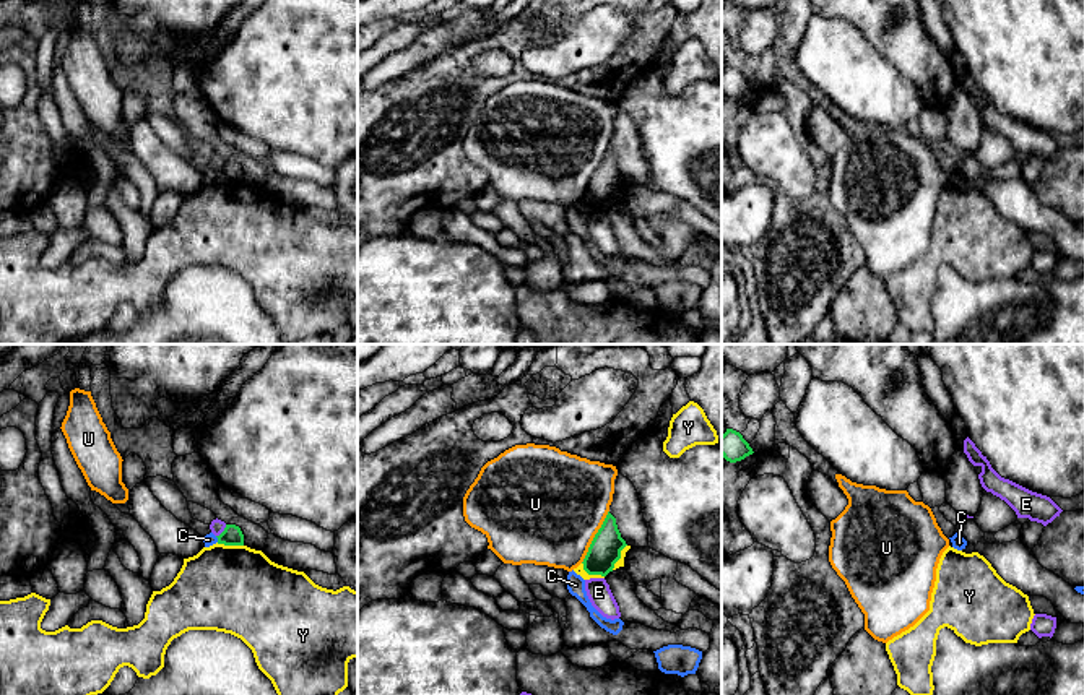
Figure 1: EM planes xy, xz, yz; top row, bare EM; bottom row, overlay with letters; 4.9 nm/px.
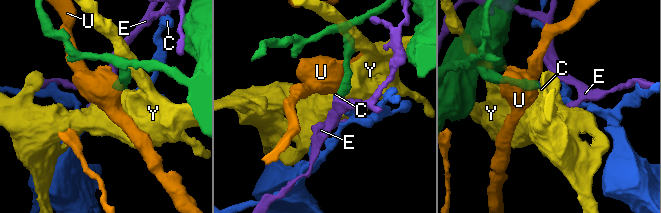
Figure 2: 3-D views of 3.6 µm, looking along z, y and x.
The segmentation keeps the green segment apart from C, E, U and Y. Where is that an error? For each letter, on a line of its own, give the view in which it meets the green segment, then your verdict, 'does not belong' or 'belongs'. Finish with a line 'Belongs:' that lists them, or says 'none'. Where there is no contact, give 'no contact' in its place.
C: meets green in xy; does not belong
E: meets green in xy; does not belong
U: meets green in xz; does not belong
Y: meets green in xz; does not belong
Belongs: none

